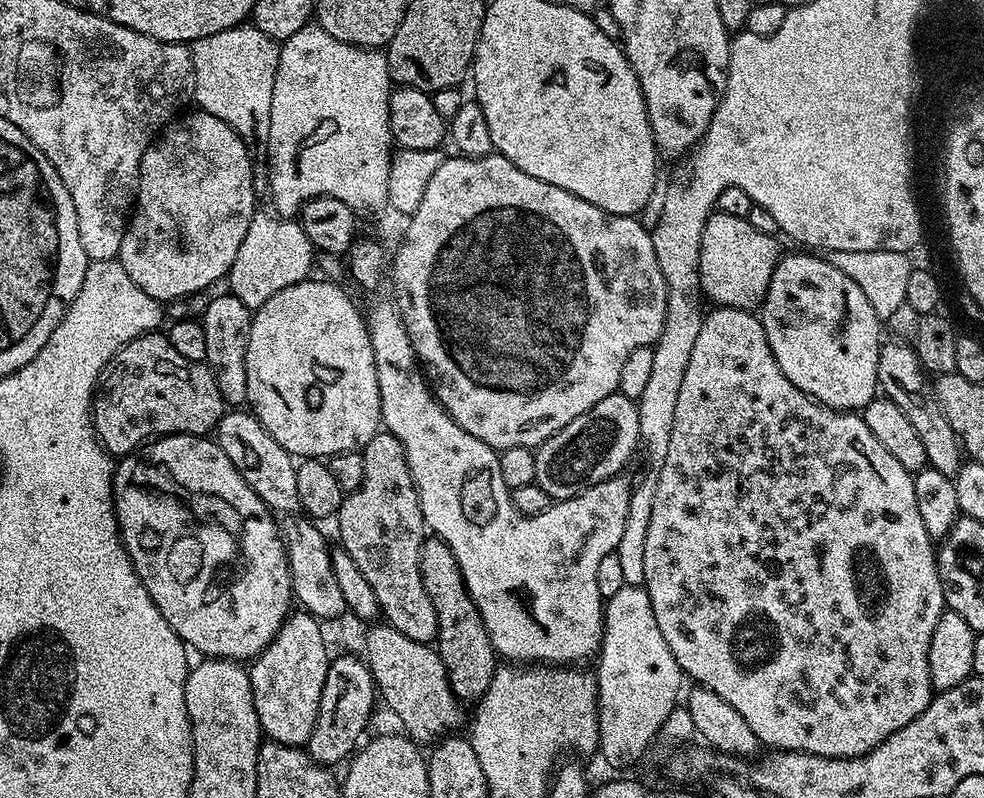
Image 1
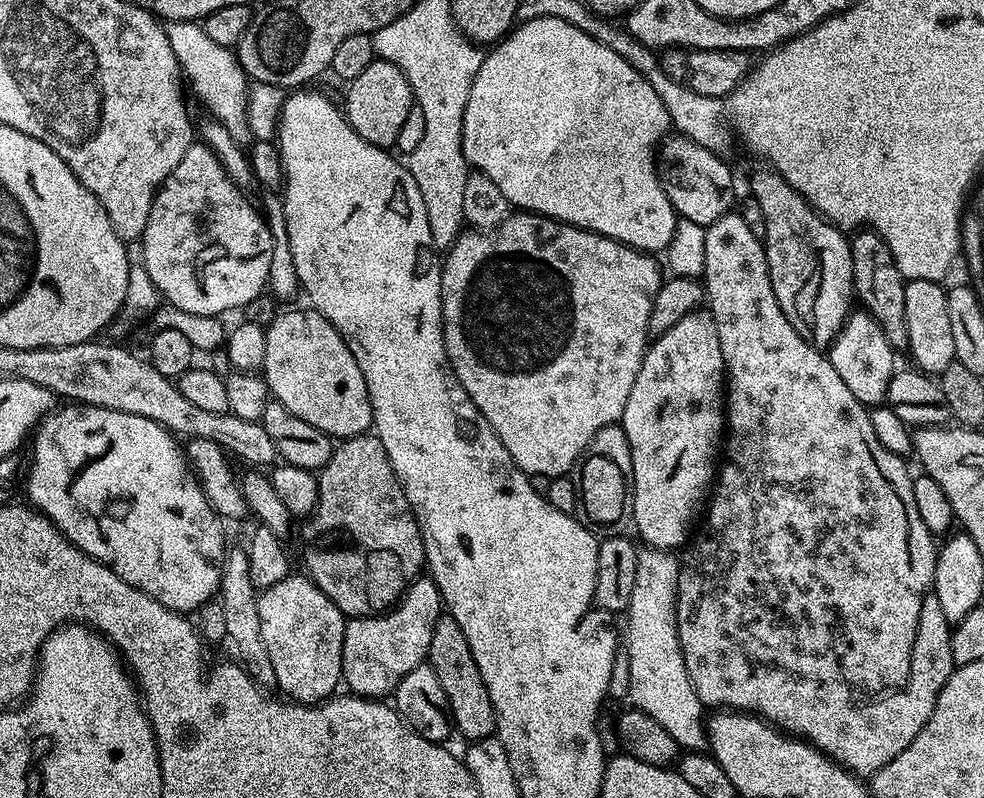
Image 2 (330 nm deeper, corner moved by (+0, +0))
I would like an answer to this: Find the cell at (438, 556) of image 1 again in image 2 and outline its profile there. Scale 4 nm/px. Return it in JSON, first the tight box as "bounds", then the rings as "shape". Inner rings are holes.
{"bounds":[427,614,496,742],"shape":[[[442,614],[438,618],[434,634],[430,638],[427,663],[431,664],[434,674],[438,674],[442,690],[446,690],[455,731],[461,732],[468,742],[484,740],[487,736],[493,735],[496,731],[496,711],[490,702],[490,694],[482,682],[478,662],[474,662],[474,654],[470,654],[470,642],[466,642],[462,626],[458,626],[458,622],[454,622],[452,616]]]}

